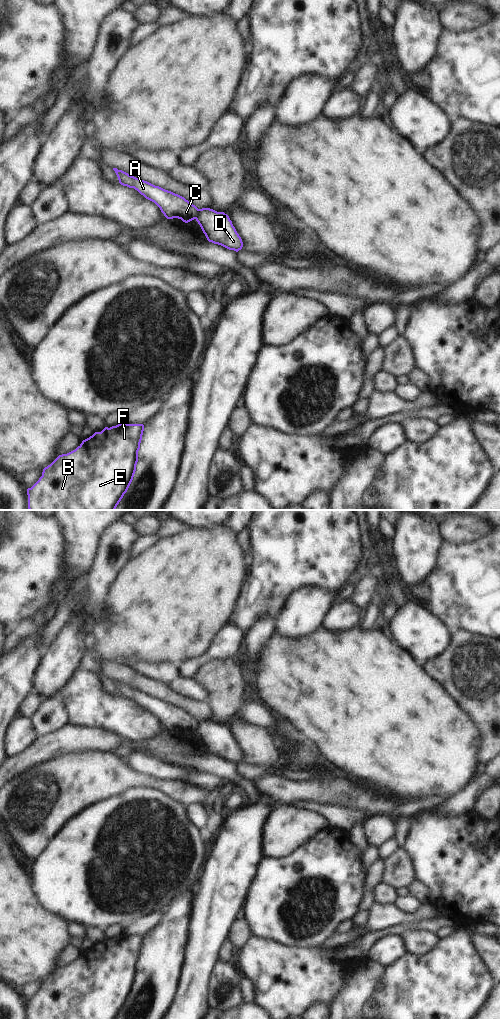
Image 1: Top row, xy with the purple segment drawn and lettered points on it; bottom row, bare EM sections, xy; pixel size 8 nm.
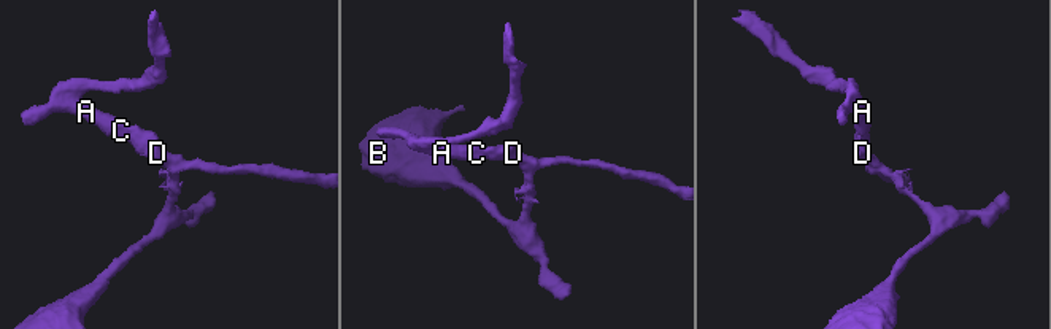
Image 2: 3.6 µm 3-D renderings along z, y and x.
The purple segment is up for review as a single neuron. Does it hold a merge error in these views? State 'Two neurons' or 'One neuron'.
Two neurons

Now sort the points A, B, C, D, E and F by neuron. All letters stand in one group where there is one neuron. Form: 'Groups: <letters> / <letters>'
Groups: A C / B D E F

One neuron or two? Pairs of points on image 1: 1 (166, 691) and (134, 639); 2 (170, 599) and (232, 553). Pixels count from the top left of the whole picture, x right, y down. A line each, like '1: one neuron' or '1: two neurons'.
1: two neurons
2: one neuron

